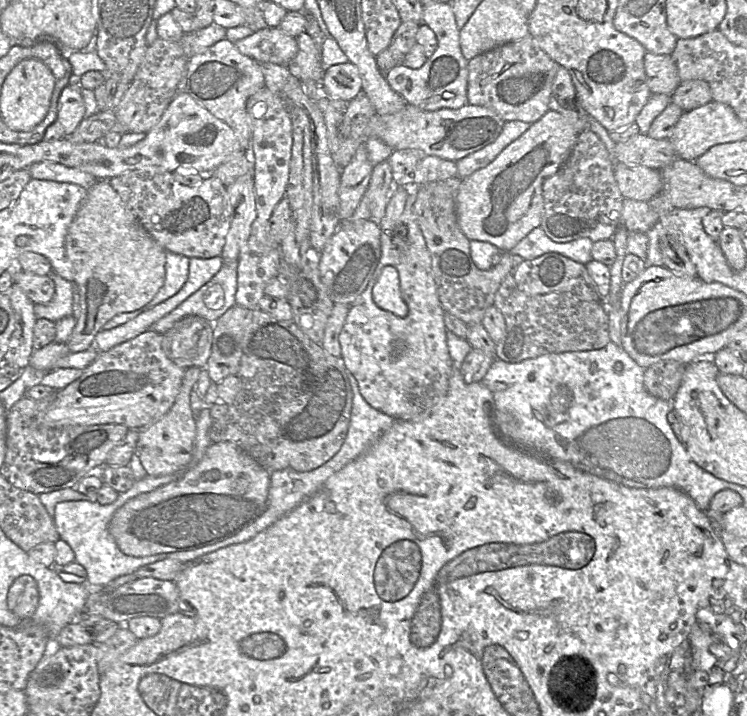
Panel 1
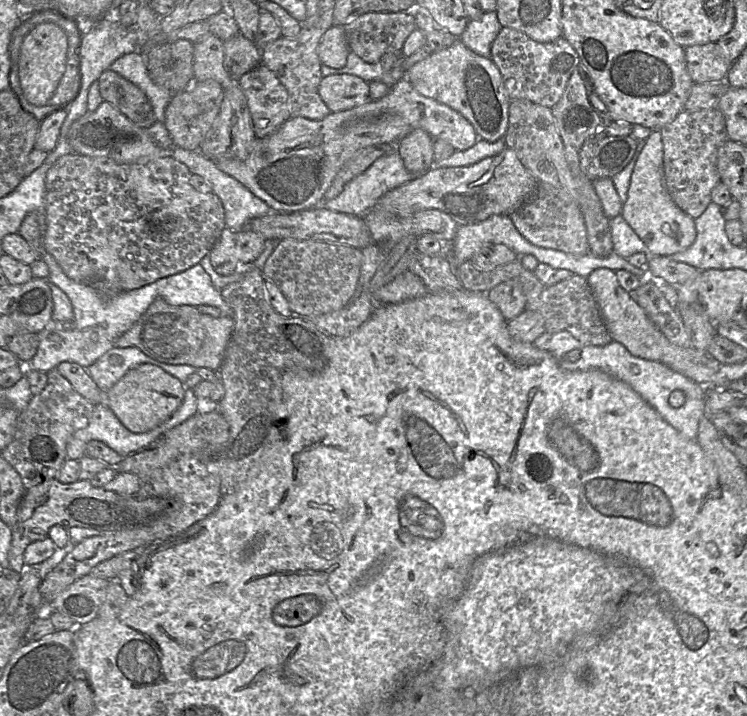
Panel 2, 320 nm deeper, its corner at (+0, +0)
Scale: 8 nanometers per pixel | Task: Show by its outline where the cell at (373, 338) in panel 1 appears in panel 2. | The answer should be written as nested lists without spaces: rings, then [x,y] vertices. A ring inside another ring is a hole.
[[[415,129],[399,140],[396,150],[405,168],[413,177],[425,174],[433,163],[432,137],[422,129]]]

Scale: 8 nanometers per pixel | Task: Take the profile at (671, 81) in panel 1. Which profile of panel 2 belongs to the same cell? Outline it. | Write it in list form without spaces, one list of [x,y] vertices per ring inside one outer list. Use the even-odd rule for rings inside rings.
[[[717,43],[684,49],[688,73],[694,83],[724,82],[731,67]]]

